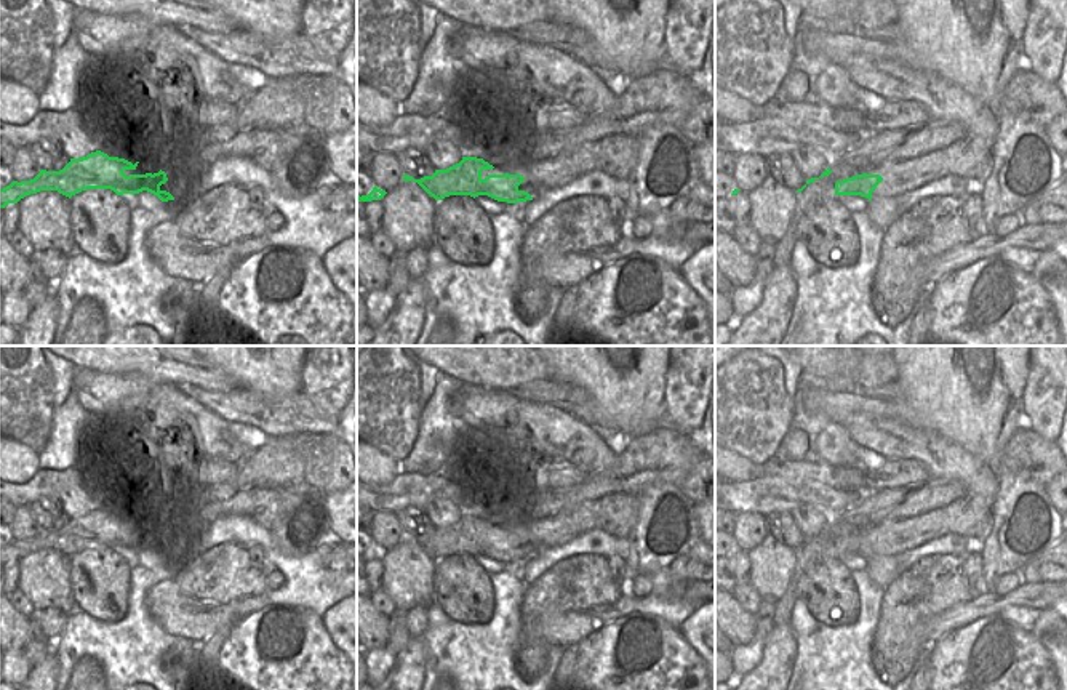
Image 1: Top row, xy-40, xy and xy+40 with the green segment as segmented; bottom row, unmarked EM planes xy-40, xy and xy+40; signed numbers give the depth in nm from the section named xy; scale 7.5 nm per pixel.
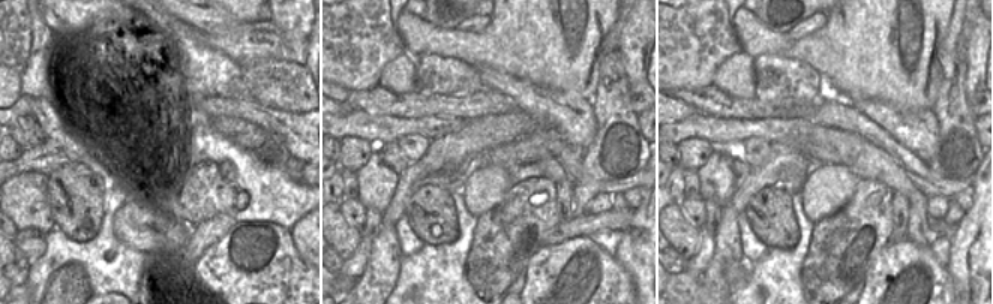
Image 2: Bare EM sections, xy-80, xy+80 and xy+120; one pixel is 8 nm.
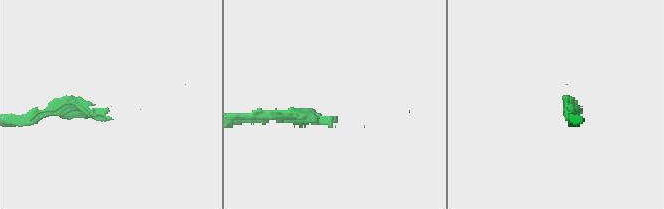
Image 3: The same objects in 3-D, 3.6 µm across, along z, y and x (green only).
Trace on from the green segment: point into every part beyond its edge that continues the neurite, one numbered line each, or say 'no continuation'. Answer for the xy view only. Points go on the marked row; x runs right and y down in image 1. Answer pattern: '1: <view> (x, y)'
1: xy (616, 154)

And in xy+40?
1: xy+40 (971, 157)

